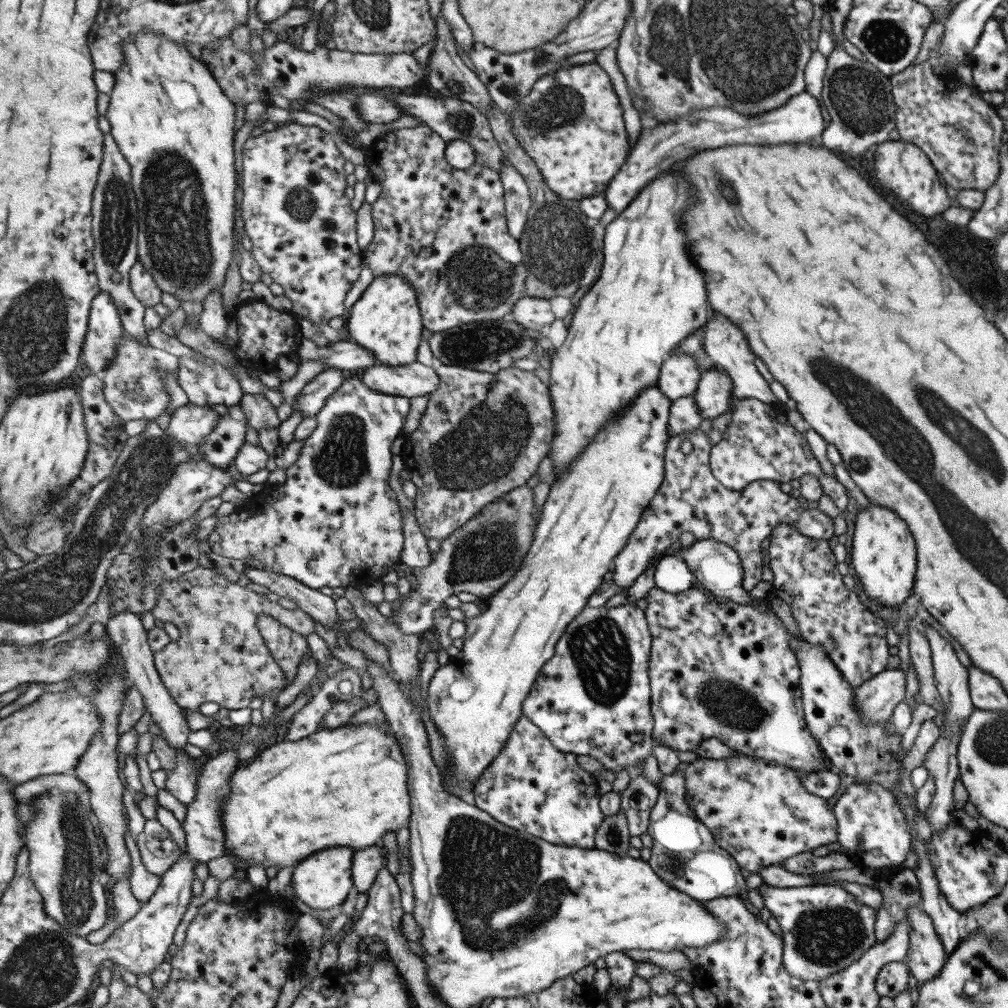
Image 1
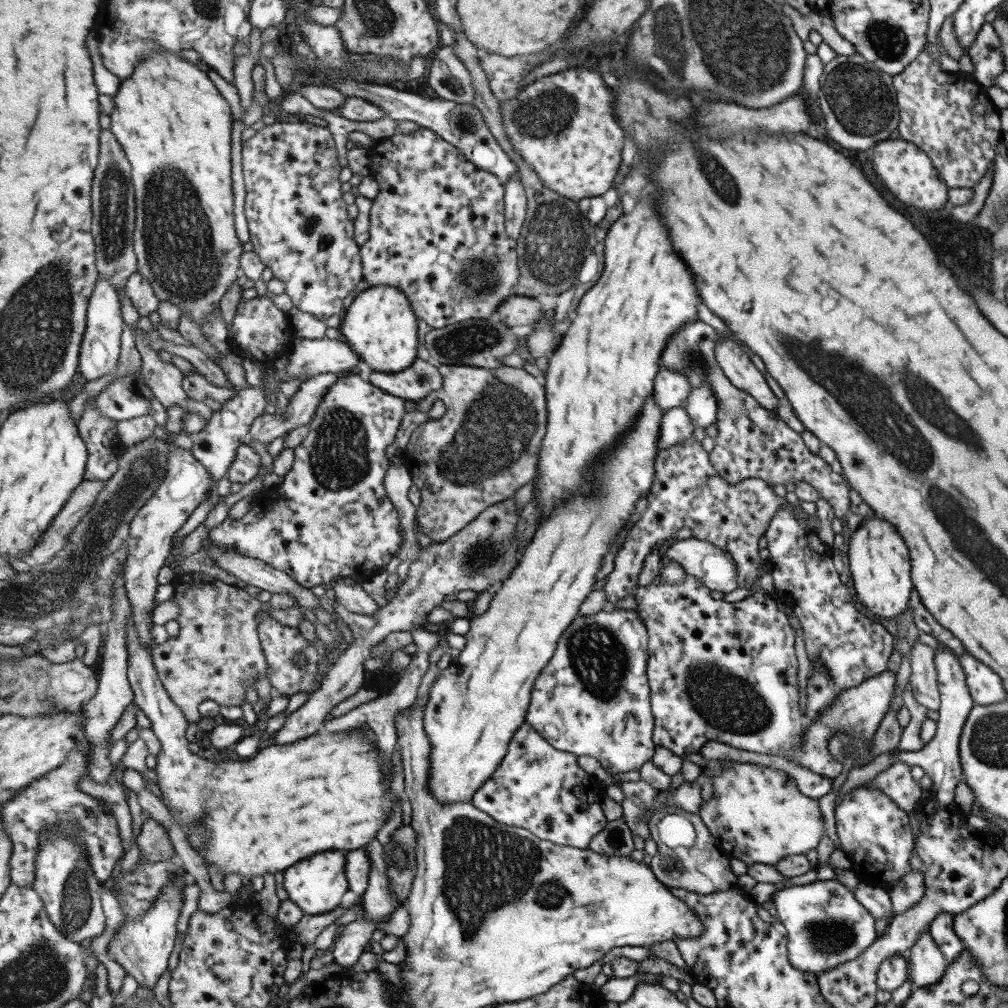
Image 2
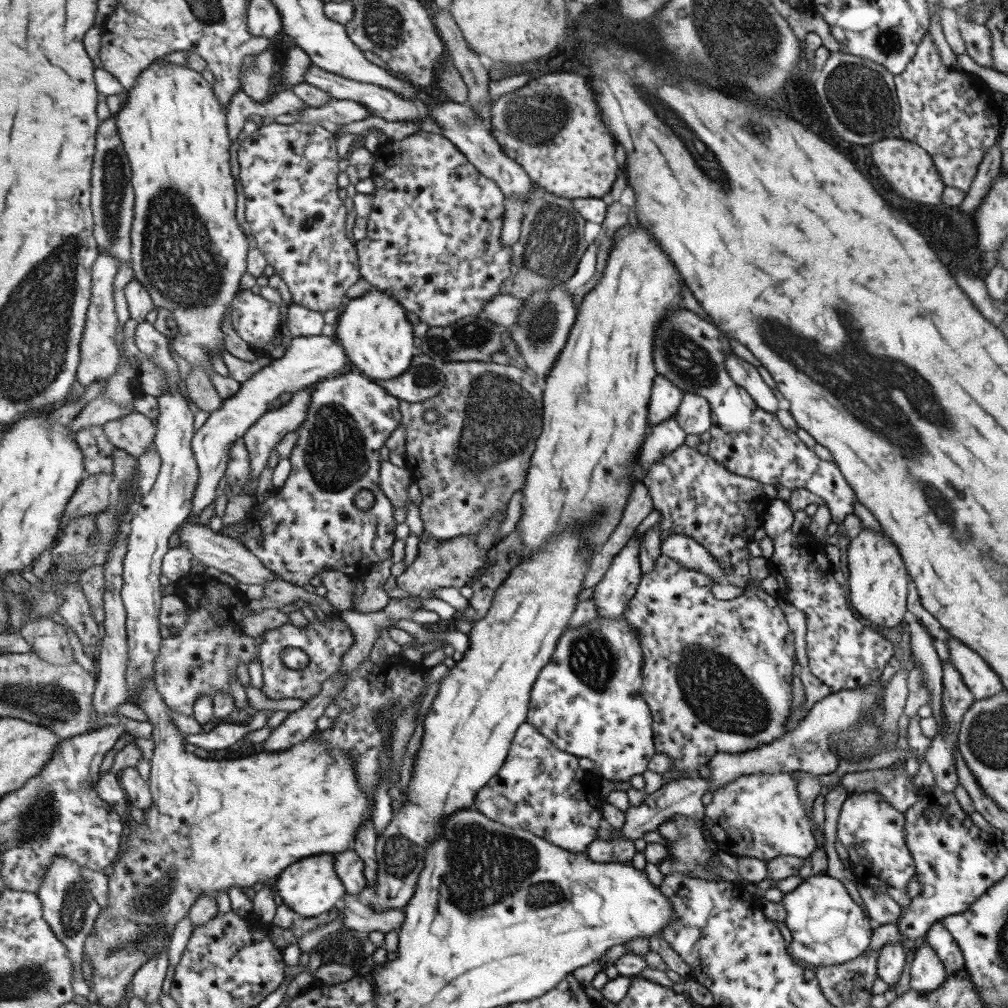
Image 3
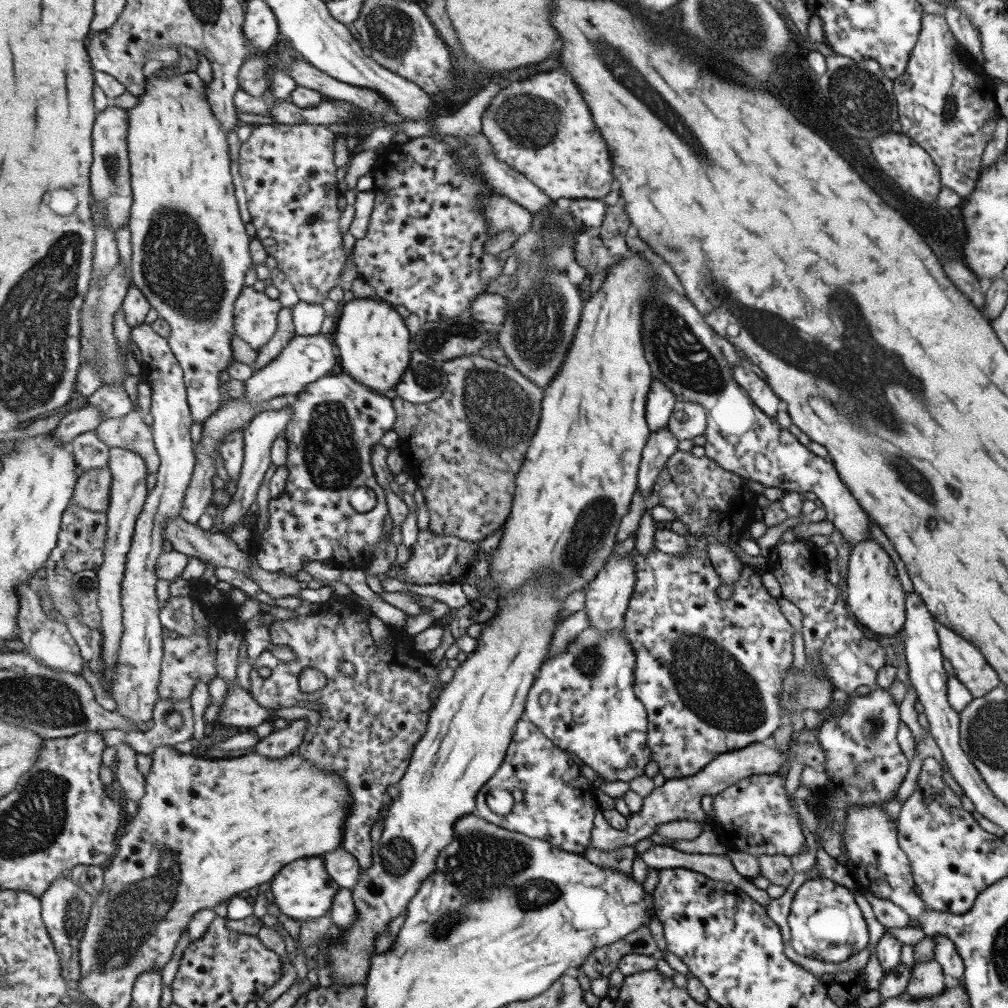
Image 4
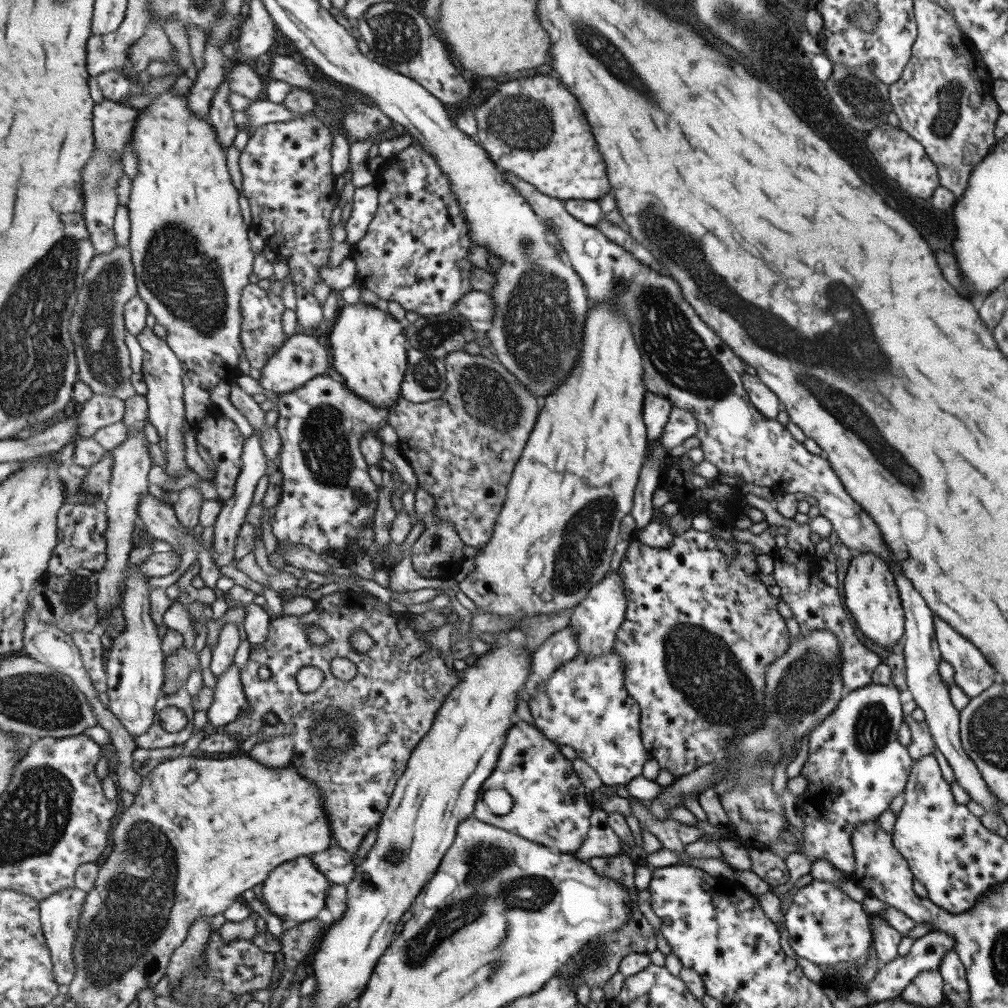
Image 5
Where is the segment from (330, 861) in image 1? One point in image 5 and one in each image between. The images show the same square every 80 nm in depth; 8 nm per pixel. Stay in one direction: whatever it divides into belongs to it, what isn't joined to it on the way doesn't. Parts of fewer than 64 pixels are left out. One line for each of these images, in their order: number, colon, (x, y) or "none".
2: (317, 885)
3: (311, 887)
4: (304, 890)
5: (296, 891)

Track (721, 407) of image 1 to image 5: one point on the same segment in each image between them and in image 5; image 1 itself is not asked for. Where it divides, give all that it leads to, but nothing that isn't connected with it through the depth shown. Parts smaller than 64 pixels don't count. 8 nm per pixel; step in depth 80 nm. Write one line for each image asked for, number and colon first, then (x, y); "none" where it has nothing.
2: (701, 407)
3: (692, 416)
4: (687, 419)
5: (681, 424)

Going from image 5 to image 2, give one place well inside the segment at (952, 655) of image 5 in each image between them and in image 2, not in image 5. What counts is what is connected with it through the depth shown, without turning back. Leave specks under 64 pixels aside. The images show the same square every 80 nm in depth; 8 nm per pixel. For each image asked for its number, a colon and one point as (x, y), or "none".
2: (985, 687)
3: (982, 682)
4: (970, 668)

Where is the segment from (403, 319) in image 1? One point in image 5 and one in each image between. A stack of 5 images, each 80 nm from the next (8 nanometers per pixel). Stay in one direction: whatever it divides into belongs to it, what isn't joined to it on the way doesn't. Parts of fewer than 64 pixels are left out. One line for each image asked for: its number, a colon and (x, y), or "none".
2: (381, 326)
3: (374, 330)
4: (374, 342)
5: (370, 350)

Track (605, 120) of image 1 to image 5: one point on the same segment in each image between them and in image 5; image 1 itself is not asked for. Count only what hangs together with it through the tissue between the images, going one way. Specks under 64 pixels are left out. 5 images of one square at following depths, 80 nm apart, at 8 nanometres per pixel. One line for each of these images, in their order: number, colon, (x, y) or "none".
2: (562, 125)
3: (551, 127)
4: (542, 128)
5: (533, 128)

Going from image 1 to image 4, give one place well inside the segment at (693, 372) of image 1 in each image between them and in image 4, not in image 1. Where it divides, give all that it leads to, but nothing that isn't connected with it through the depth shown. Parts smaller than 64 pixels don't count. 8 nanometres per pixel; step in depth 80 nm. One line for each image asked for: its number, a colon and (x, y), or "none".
2: (669, 389)
3: (664, 397)
4: (660, 401)

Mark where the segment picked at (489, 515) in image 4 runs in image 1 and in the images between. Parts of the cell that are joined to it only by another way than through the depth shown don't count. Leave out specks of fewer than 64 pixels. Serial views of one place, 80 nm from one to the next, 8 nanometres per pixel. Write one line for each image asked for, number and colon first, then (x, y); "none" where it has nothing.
1: (496, 429)
2: (486, 446)
3: (477, 453)

